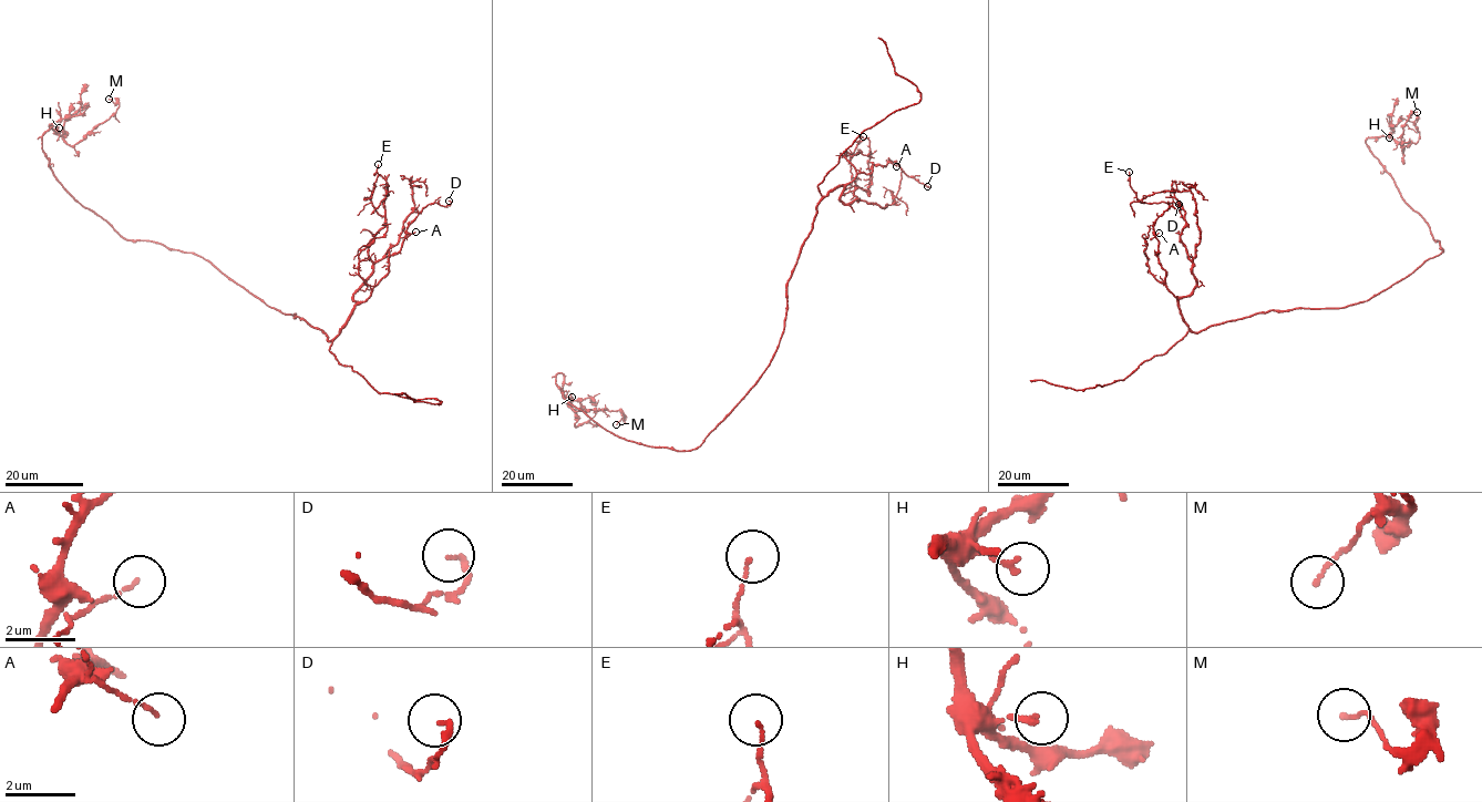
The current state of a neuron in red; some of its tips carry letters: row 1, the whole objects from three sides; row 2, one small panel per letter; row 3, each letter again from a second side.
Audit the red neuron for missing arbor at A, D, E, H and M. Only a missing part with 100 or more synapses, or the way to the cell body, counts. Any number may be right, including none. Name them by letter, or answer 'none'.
none

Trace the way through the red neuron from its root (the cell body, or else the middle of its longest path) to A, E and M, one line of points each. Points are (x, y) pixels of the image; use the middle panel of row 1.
A: (758, 379), (783, 329), (786, 283), (811, 229), (817, 203), (860, 173), (870, 173), (873, 165), (896, 166)
E: (758, 379), (817, 203), (840, 186), (844, 204), (870, 193), (851, 171), (863, 136)
M: (758, 379), (698, 446), (673, 450), (604, 429), (564, 399), (556, 376), (574, 411), (620, 410), (616, 424)

